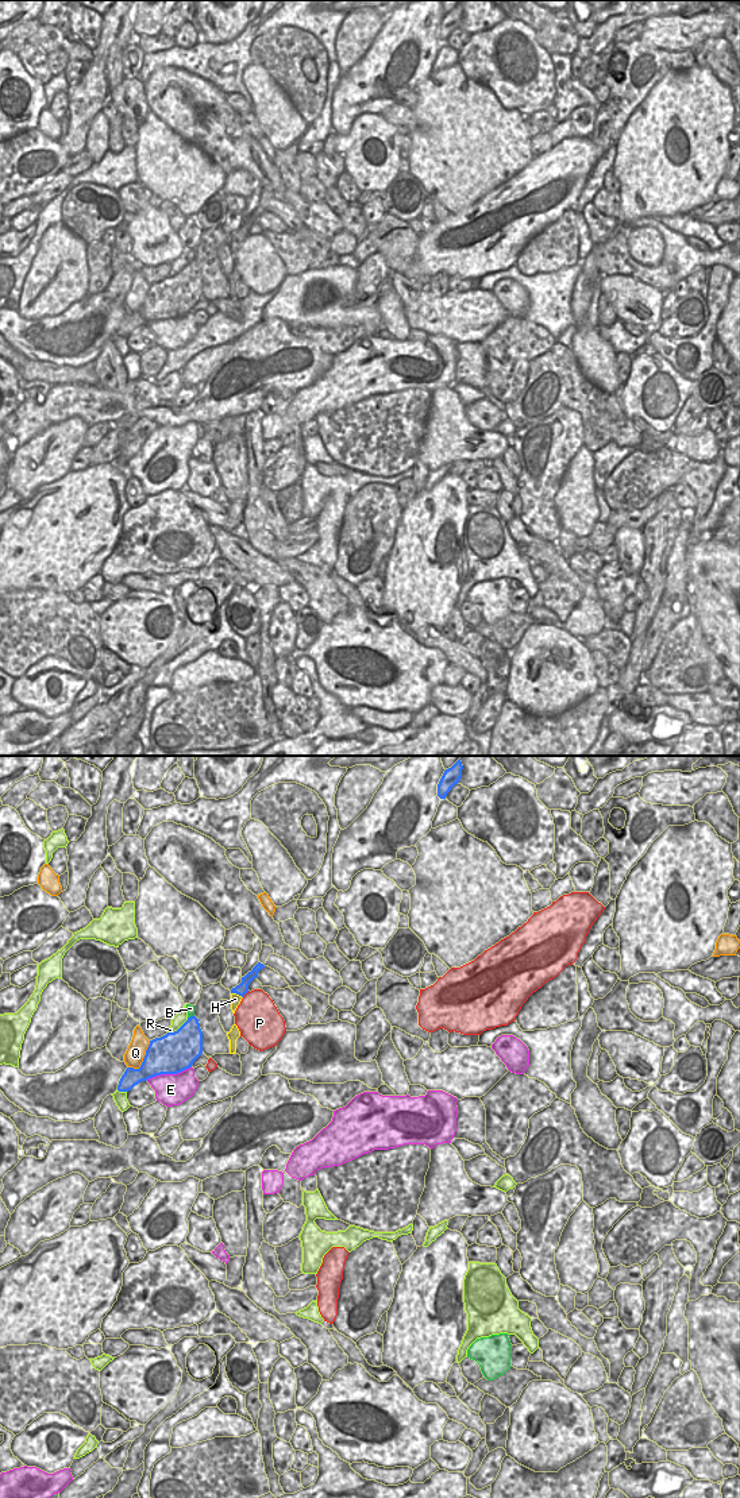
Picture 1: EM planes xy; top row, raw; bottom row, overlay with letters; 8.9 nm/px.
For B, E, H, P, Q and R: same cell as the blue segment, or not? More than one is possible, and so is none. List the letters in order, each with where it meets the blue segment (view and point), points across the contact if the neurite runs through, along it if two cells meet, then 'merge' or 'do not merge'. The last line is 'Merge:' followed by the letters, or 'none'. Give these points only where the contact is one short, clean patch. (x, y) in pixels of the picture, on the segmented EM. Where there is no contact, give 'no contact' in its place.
B: xy (191, 1016) | along xy (193, 1014), (188, 1018) | do not merge
E: xy (168, 1073) | do not merge
H: xy (236, 993) | along xy (231, 992), (242, 997) | do not merge
P: xy (245, 993) | do not merge
Q: xy (143, 1060) | along xy (150, 1041), (142, 1064), (138, 1068), (128, 1068) | do not merge
R: xy (178, 1029) | do not merge
Merge: none

